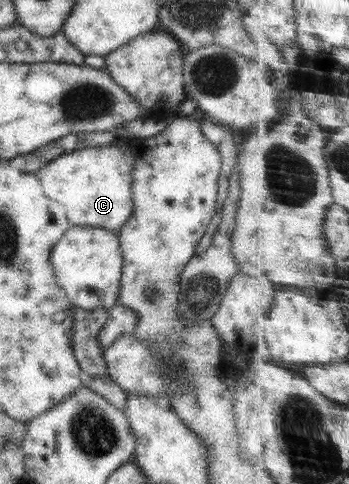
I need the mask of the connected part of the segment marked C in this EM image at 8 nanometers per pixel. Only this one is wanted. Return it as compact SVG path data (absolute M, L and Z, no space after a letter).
M119 142L105 146L93 146L65 153L52 161L45 163L37 172L36 177L41 181L47 199L59 203L66 210L67 220L71 225L81 225L107 229L117 232L133 215L132 168L135 155L132 143L125 146Z

